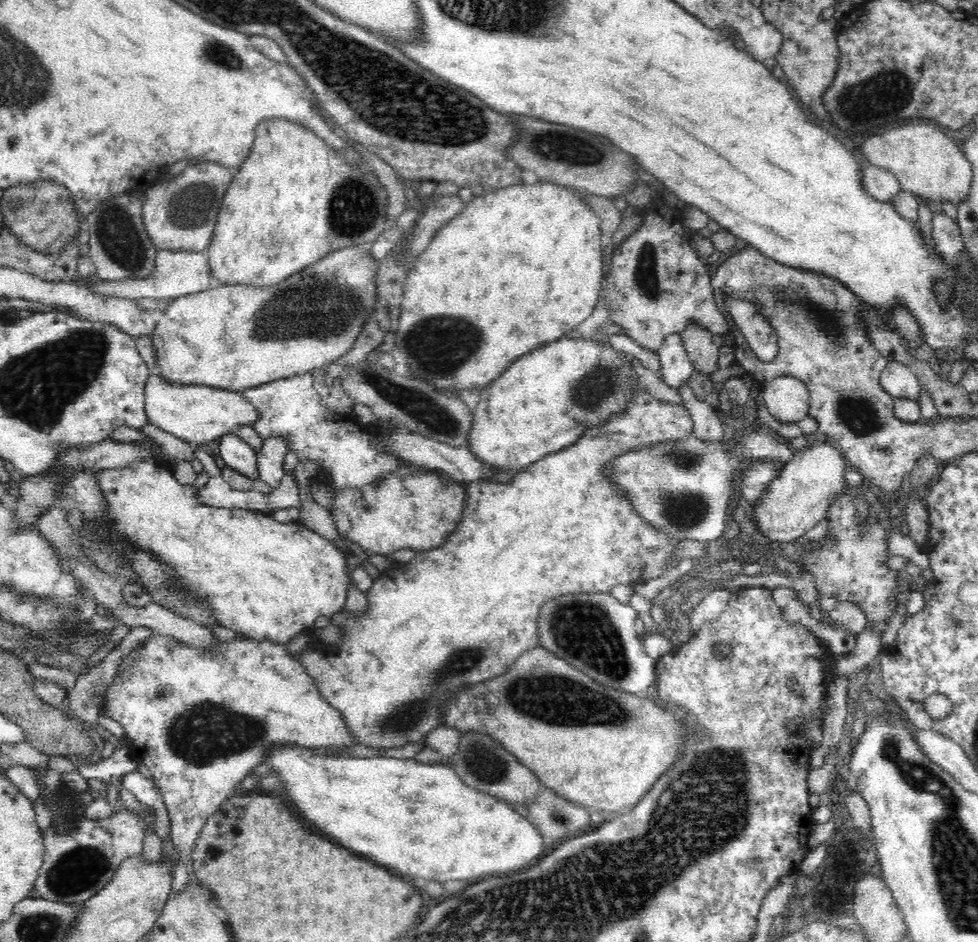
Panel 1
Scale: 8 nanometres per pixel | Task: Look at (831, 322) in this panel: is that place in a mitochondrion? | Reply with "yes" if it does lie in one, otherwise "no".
yes

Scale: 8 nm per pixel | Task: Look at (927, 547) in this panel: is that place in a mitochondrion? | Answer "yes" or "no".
no

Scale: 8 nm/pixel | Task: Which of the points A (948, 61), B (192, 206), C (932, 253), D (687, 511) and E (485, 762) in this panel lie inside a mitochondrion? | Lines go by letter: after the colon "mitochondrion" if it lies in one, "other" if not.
A: other
B: mitochondrion
C: other
D: mitochondrion
E: mitochondrion

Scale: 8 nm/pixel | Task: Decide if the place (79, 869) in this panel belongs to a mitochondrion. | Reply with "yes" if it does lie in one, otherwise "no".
yes

